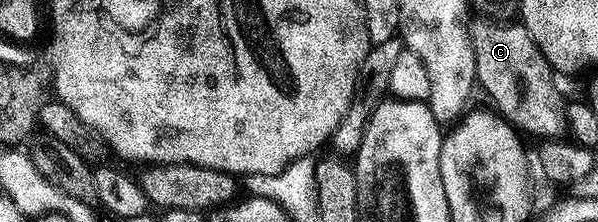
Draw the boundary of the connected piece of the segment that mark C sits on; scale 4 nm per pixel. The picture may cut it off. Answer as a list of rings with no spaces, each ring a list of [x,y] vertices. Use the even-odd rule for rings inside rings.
[[[481,23],[473,25],[471,36],[473,50],[475,51],[475,71],[477,72],[477,85],[493,100],[492,108],[504,117],[514,129],[522,134],[537,137],[536,139],[561,139],[566,136],[569,124],[565,107],[566,98],[561,98],[561,89],[557,86],[558,78],[555,71],[547,63],[543,51],[531,39],[531,35],[520,23]]]

